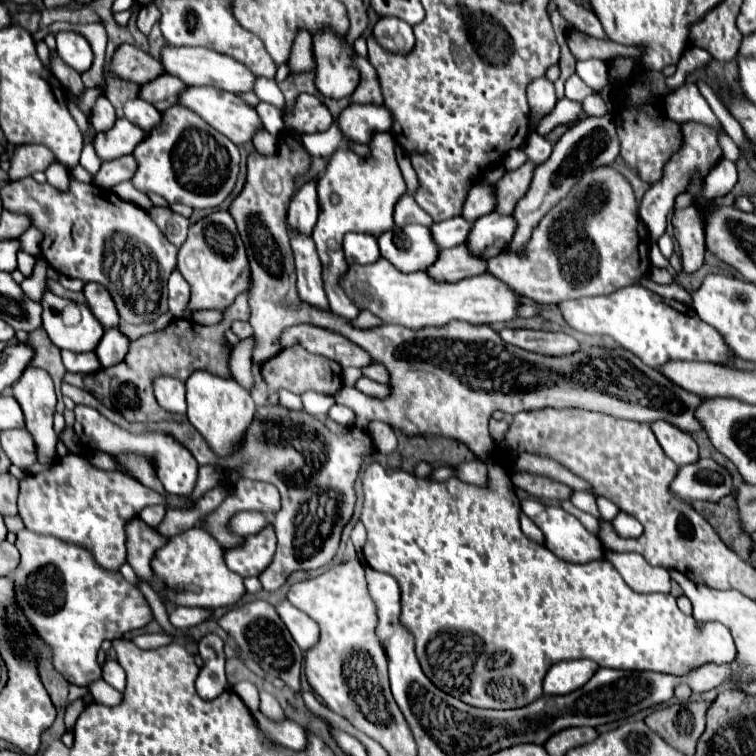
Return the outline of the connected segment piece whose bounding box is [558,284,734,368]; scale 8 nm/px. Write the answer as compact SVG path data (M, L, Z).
M636 284L616 290L608 296L566 300L560 302L558 308L570 328L584 334L610 336L624 350L630 350L642 362L646 362L646 366L652 368L662 366L670 360L698 360L732 366L734 352L726 346L726 342L722 342L718 330L702 322L688 304L662 298Z

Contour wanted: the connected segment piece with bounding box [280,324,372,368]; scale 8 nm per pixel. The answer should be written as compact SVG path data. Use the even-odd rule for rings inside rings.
M298 324L298 326L286 328L280 336L280 342L284 348L300 344L308 352L326 356L344 368L346 366L364 368L364 366L372 364L370 356L364 350L360 350L356 344L346 340L344 336L340 336L332 330L326 330L326 328L312 326L312 324Z

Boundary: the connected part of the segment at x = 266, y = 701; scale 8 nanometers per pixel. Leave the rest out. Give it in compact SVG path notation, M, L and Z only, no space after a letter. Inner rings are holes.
M260 690L260 712L264 712L268 718L272 720L280 720L284 718L284 712L280 708L280 704L276 702L276 698L272 694L268 694L266 690Z

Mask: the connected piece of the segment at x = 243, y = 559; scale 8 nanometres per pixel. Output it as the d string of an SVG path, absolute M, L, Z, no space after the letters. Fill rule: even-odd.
M268 526L262 532L248 536L244 546L226 550L226 564L230 570L246 572L246 576L258 576L270 562L276 550L274 528Z

